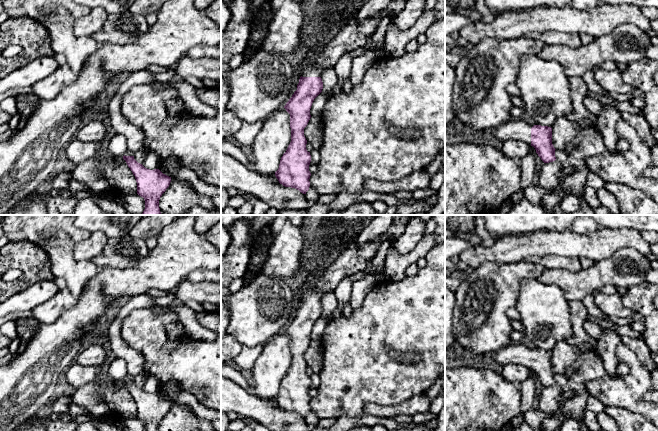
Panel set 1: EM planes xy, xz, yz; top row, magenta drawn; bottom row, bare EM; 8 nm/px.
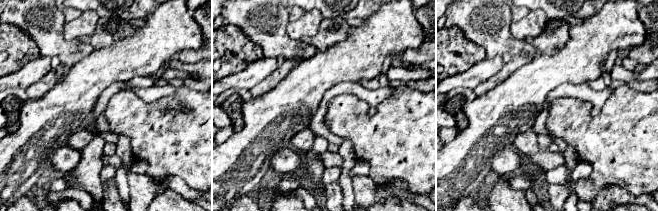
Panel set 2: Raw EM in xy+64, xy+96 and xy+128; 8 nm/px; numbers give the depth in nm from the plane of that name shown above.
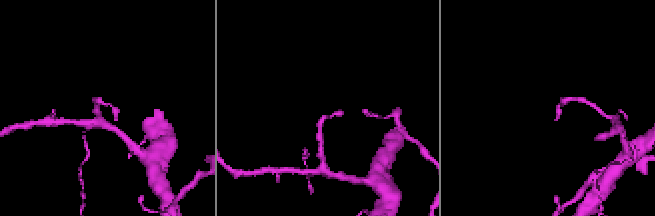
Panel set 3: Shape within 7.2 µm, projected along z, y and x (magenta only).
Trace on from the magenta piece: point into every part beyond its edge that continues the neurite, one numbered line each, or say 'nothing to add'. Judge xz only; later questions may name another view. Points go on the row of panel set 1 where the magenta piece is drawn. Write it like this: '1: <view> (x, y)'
1: xz (314, 70)

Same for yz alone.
1: yz (519, 129)

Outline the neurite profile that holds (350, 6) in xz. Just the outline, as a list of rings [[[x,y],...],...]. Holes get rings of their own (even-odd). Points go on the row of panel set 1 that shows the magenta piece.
[[[321,0],[322,7],[324,9],[324,14],[327,10],[331,9],[335,5],[340,5],[344,10],[344,15],[346,18],[351,18],[355,16],[360,7],[357,6],[361,0]]]

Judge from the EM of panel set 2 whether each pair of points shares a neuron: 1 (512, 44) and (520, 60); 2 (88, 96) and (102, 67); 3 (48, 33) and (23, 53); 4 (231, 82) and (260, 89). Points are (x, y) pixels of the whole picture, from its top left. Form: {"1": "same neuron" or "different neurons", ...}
{"1": "different neurons", "2": "same neuron", "3": "different neurons", "4": "different neurons"}

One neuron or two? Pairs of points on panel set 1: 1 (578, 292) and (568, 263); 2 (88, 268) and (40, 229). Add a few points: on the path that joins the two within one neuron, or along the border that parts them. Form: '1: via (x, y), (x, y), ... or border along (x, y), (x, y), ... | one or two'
1: border along (582, 268), (576, 271), (548, 269) | two
2: via (74, 265), (59, 250), (53, 236) | one

